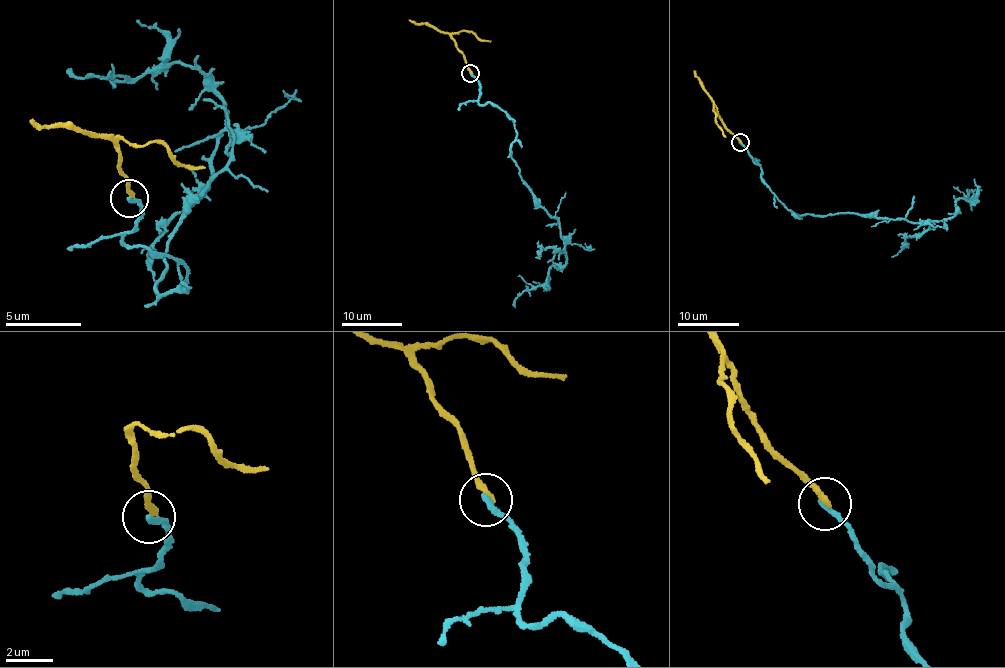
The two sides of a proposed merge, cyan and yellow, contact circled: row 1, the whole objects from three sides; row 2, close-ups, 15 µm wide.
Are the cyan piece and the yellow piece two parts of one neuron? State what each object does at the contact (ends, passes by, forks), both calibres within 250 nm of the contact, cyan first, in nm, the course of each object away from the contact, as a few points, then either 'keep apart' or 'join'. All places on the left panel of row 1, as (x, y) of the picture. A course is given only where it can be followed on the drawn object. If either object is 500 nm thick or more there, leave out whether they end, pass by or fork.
cyan ends | yellow ends | 280/260 nm | cyan via (129, 197), (122, 241), (187, 283), (153, 285), (182, 206), (231, 156), (221, 95), (181, 60), (69, 70) | yellow via (129, 197), (129, 178), (120, 171), (119, 146), (64, 126), (42, 128), (29, 120) | keep apart

